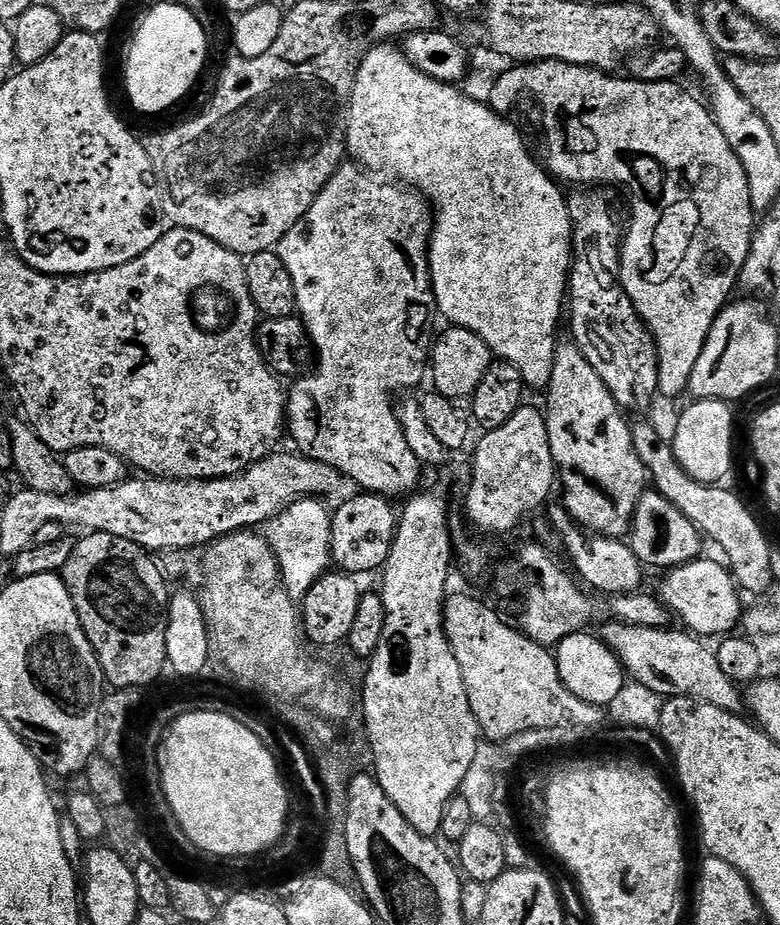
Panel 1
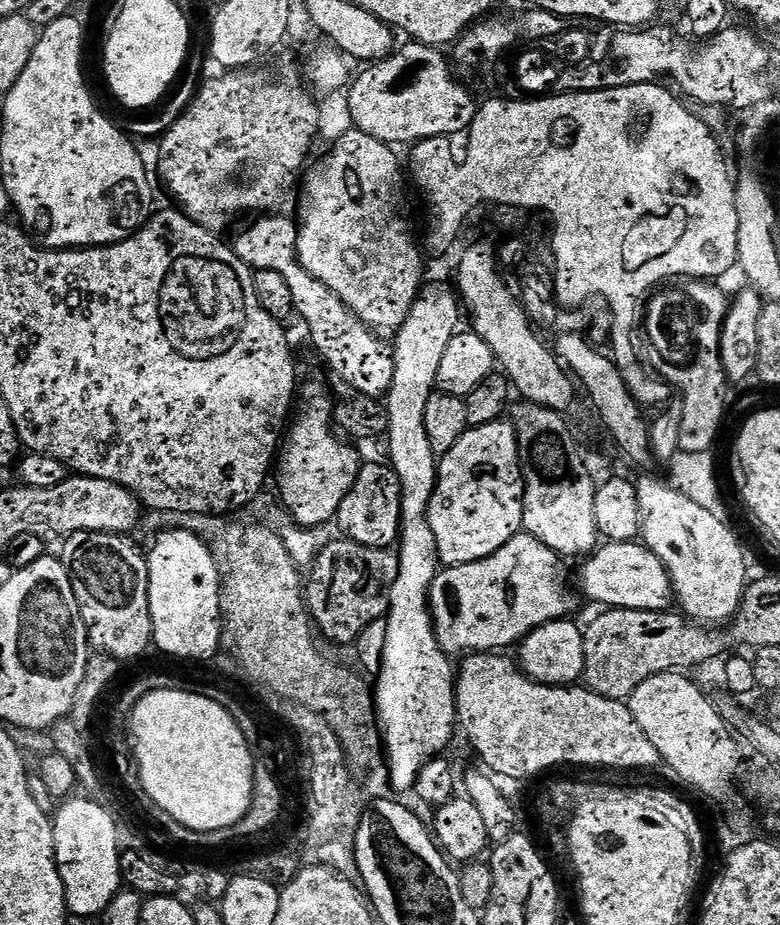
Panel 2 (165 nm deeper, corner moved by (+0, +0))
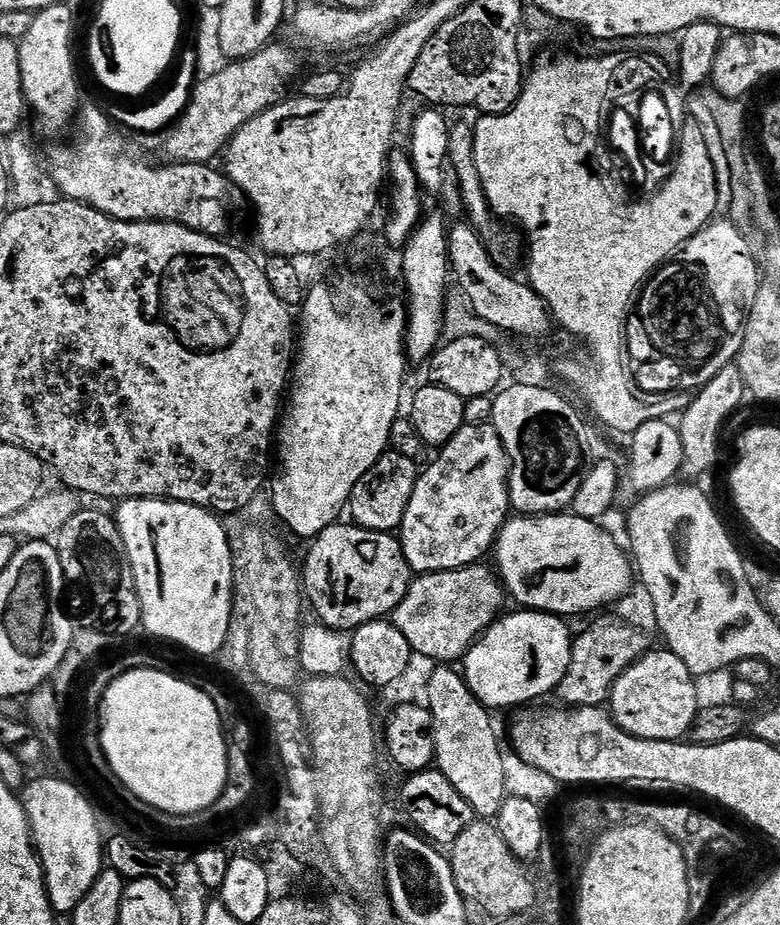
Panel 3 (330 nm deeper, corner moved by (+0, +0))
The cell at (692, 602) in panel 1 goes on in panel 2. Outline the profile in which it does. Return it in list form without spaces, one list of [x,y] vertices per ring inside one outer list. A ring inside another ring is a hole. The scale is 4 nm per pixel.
[[[608,542],[597,547],[596,551],[583,561],[584,569],[580,572],[579,591],[592,600],[601,600],[608,608],[644,608],[648,612],[667,612],[673,607],[674,593],[672,579],[663,562],[640,542]]]

